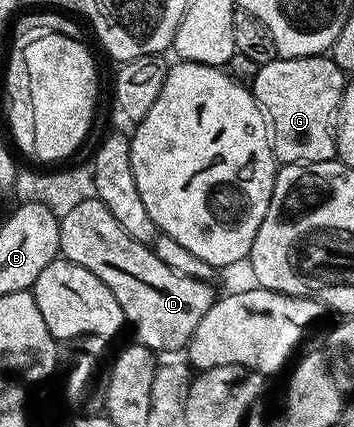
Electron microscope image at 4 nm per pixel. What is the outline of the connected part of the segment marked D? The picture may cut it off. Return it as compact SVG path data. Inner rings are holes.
M98 198L78 203L61 217L59 250L66 259L80 264L113 290L113 298L117 298L129 328L145 347L155 352L186 349L197 322L217 299L208 281L195 280L171 269L148 245L129 238Z

